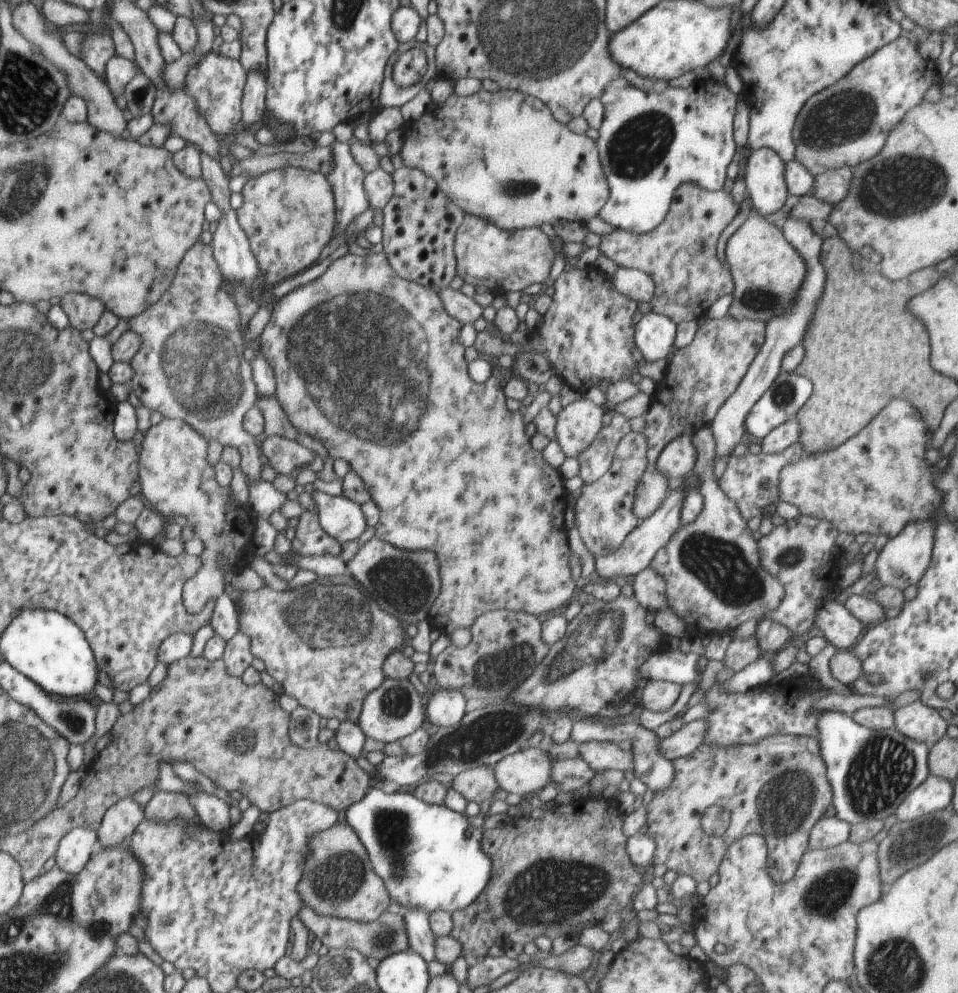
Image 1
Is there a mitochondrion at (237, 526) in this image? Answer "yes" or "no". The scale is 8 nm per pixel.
no

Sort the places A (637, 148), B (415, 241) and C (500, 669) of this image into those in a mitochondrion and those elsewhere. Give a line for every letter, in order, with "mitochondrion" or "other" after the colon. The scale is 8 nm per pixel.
A: mitochondrion
B: other
C: mitochondrion

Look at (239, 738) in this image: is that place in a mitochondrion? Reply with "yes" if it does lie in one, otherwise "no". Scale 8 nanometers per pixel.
yes

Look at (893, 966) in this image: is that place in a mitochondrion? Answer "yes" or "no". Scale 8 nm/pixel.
yes

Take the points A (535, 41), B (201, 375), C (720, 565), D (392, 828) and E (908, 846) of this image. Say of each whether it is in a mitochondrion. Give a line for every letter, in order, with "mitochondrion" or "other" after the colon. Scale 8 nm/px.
A: mitochondrion
B: mitochondrion
C: mitochondrion
D: mitochondrion
E: mitochondrion

